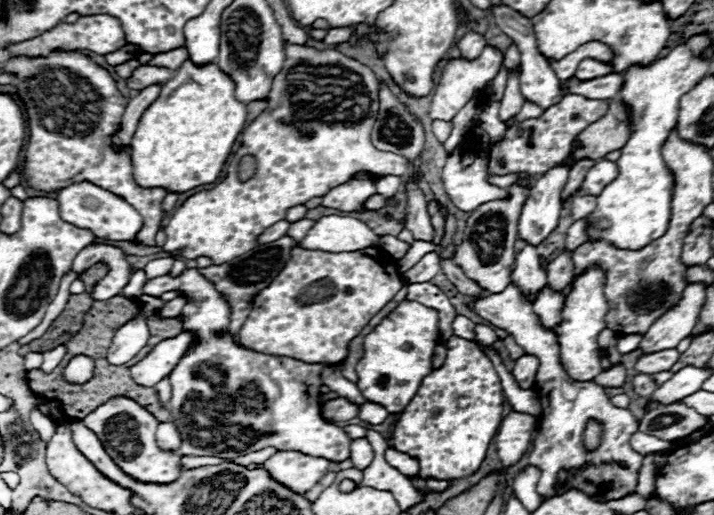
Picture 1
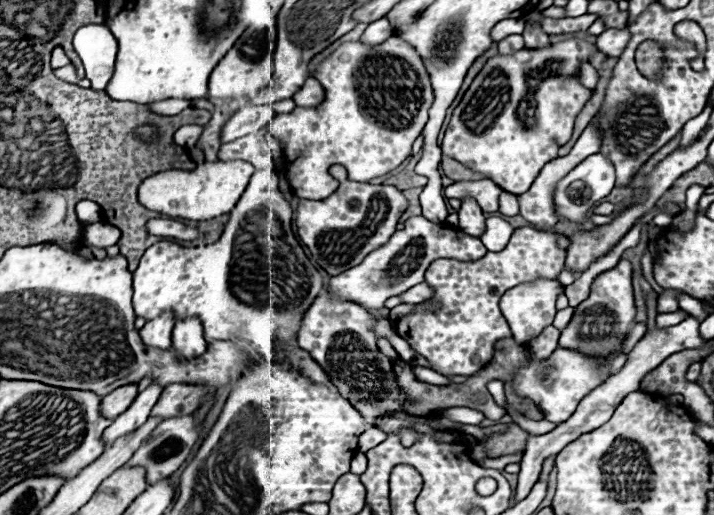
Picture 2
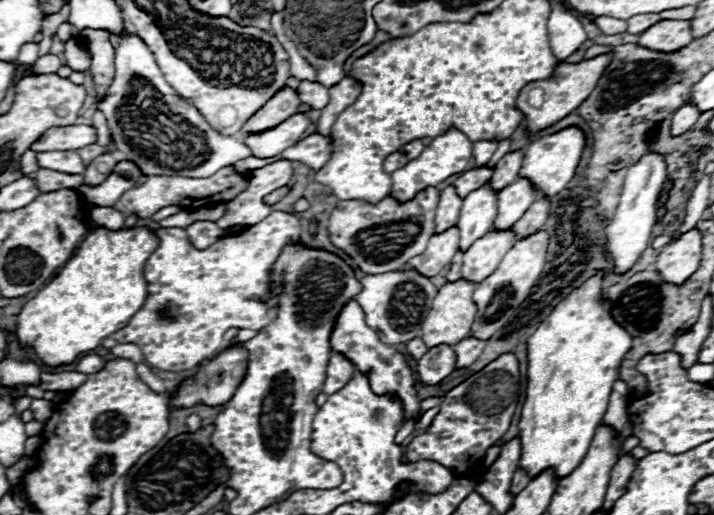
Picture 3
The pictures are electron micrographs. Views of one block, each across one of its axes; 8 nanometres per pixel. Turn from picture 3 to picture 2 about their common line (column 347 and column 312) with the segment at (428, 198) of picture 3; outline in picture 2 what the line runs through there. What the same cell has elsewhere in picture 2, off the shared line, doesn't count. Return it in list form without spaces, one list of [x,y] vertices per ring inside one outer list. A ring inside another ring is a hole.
[[[342,182],[326,200],[300,200],[296,208],[296,232],[310,250],[312,262],[318,262],[330,276],[358,266],[366,254],[380,248],[396,232],[398,220],[406,210],[406,196],[396,186]]]

